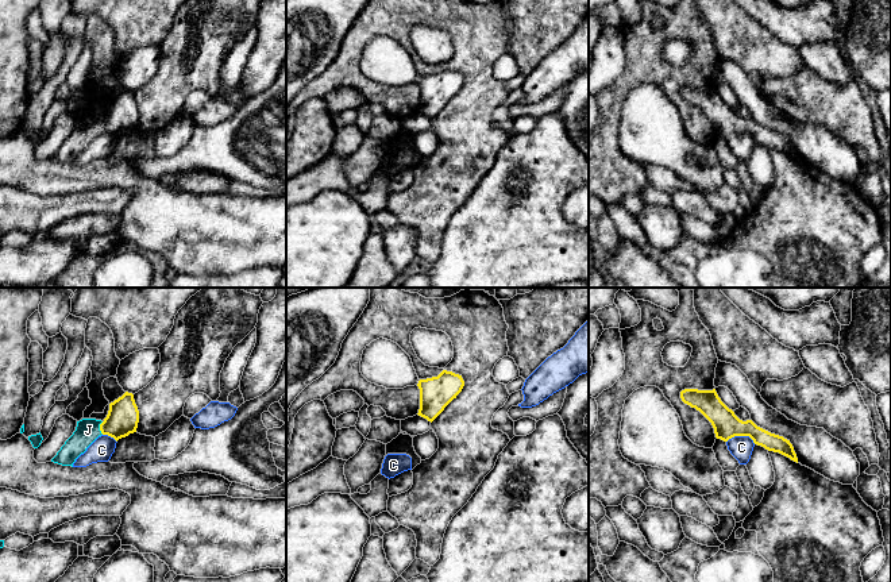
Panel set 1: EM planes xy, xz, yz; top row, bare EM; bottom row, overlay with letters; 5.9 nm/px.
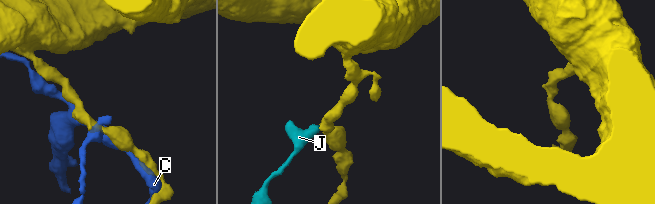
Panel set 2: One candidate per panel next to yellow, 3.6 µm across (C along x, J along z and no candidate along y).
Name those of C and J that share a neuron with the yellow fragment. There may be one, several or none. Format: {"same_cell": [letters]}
{"same_cell": ["J"]}

